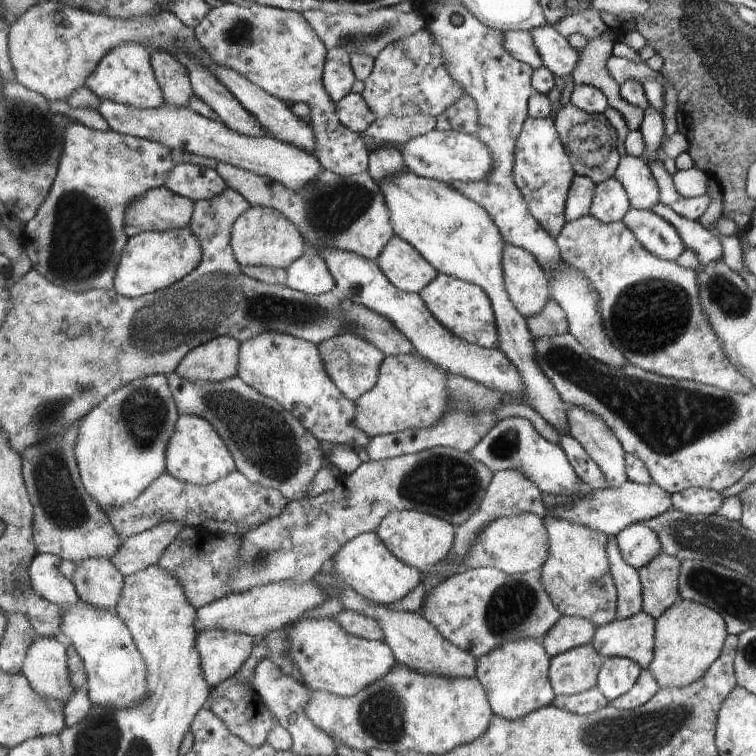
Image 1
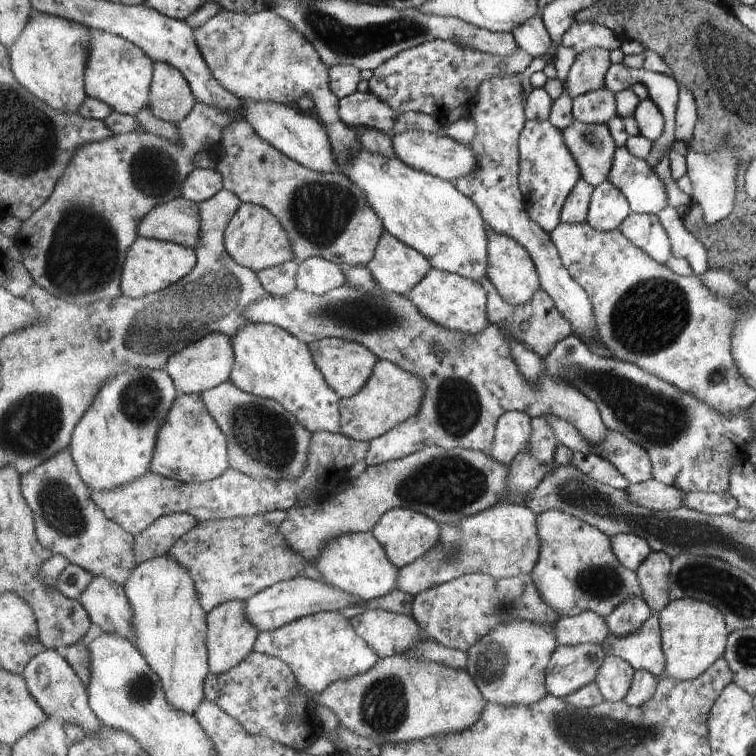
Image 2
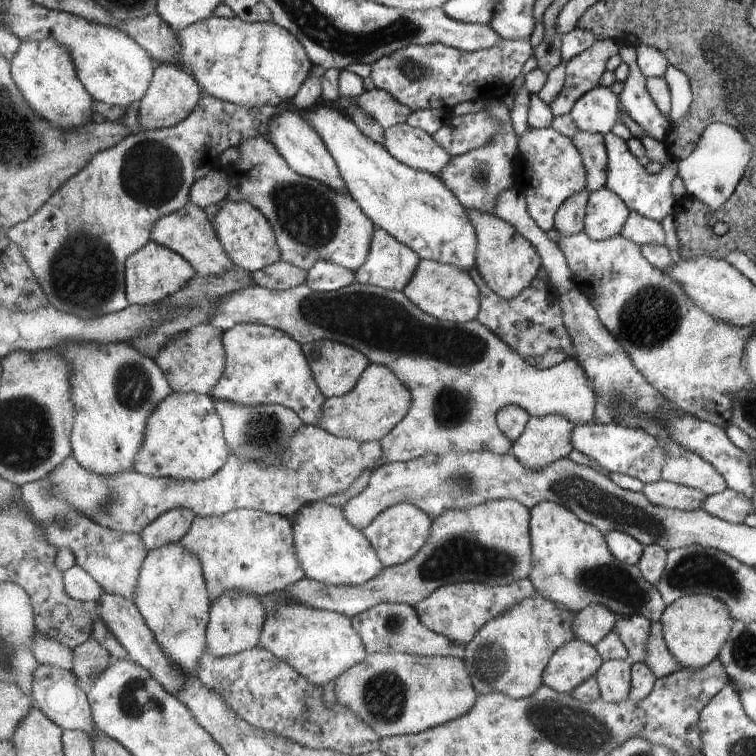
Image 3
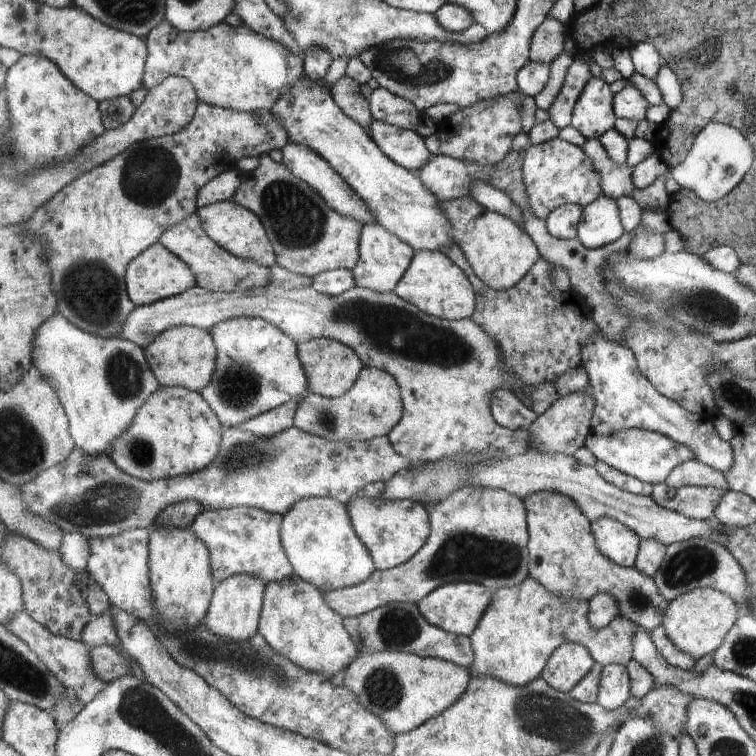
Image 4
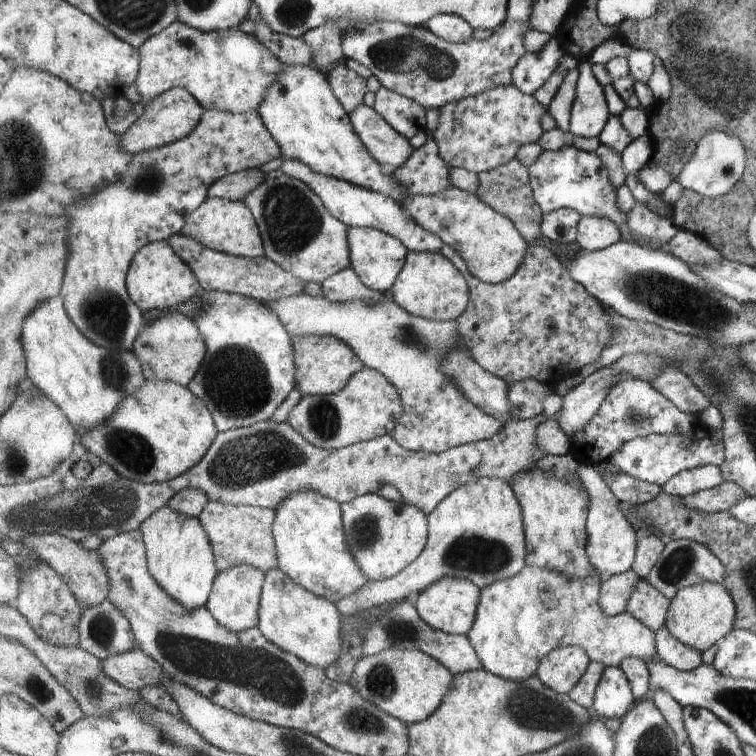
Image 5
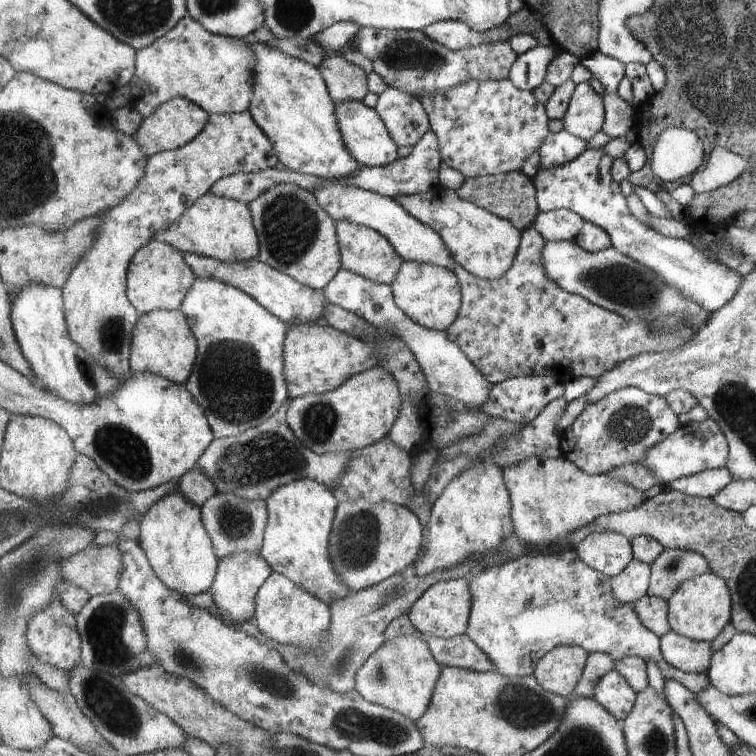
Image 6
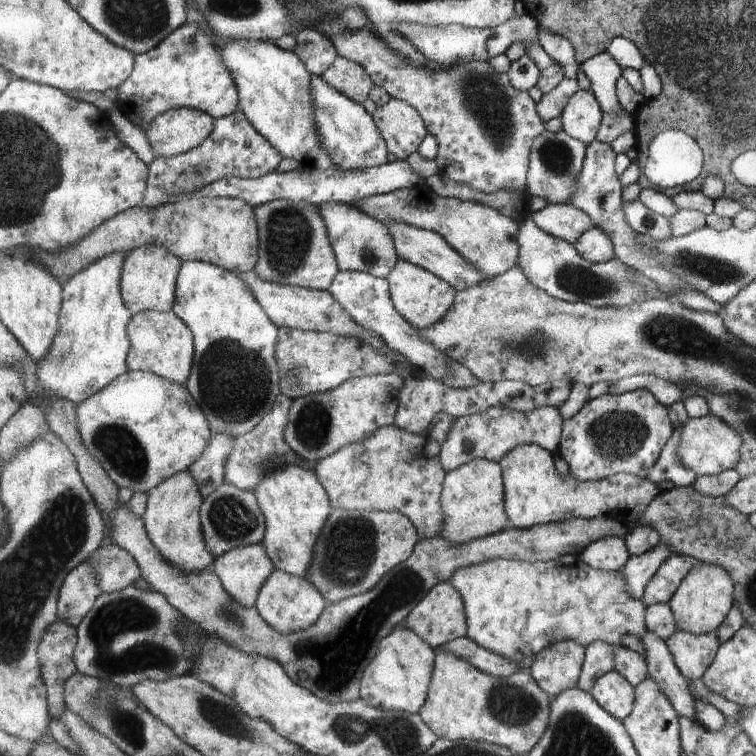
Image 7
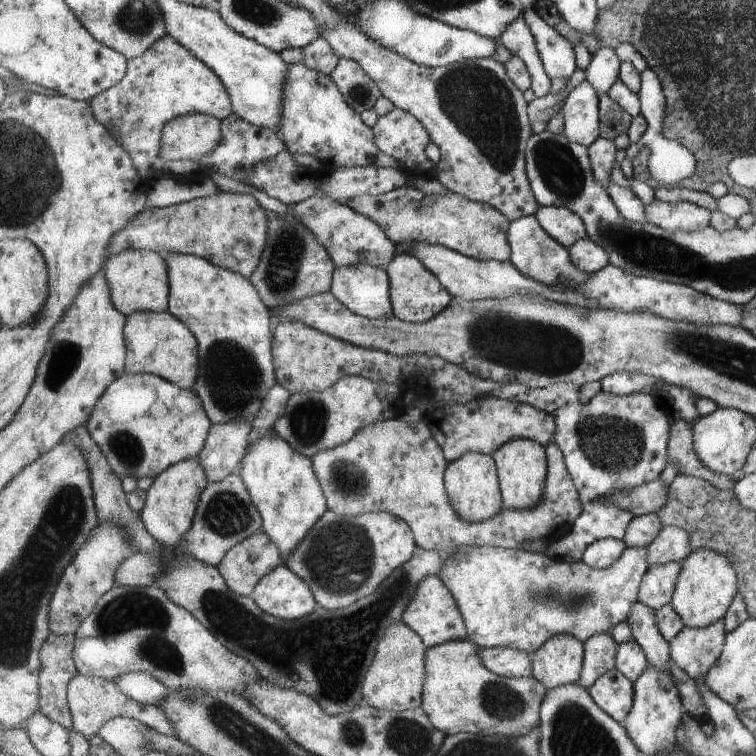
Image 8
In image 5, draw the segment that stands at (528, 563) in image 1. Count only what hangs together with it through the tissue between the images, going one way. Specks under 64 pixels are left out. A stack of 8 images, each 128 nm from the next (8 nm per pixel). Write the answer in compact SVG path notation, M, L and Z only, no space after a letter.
M481 477L454 490L428 514L429 538L417 560L396 577L368 582L363 589L336 602L345 617L393 601L405 601L447 577L469 579L479 588L514 577L527 564L524 518L512 484L502 478Z

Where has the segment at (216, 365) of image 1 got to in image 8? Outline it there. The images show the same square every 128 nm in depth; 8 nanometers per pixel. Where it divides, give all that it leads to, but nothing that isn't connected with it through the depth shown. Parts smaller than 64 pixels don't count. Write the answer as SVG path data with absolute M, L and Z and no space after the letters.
M169 310L163 312L136 312L127 317L124 333L126 345L128 346L126 354L127 373L153 373L161 375L181 388L193 390L200 376L200 346L196 335L192 333L192 330L189 330L189 327L184 322L181 322L181 319L178 319Z

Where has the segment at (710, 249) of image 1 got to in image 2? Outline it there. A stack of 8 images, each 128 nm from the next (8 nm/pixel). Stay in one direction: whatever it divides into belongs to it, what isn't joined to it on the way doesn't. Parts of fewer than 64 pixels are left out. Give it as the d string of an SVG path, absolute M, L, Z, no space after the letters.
M667 206L656 215L669 239L670 254L685 260L696 277L709 269L706 248L687 232L678 212L673 207Z

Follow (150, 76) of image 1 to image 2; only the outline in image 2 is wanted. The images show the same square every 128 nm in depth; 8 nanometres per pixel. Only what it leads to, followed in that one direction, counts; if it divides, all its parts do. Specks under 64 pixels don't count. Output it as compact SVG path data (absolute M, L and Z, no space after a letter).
M93 29L90 35L84 78L88 96L102 100L118 113L135 116L148 106L156 62L140 46L121 35L99 29Z

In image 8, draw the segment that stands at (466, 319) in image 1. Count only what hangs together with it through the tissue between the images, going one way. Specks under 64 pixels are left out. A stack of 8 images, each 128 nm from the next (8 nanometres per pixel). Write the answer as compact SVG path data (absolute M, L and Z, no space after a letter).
M397 254L386 270L390 276L390 299L394 314L405 322L422 323L431 320L447 309L453 300L454 296L441 284L437 275L415 255Z

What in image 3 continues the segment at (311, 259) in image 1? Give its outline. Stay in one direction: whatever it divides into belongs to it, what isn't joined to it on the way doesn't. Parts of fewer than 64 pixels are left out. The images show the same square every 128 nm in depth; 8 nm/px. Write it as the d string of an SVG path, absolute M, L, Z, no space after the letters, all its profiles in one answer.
M321 260L307 274L306 285L318 292L337 291L356 282L356 272L343 266Z

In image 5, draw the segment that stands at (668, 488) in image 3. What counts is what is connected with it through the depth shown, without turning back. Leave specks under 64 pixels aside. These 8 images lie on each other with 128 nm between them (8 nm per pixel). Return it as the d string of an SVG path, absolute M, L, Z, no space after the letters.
M723 481L712 489L696 492L681 498L686 507L706 513L729 511L746 494L734 482Z

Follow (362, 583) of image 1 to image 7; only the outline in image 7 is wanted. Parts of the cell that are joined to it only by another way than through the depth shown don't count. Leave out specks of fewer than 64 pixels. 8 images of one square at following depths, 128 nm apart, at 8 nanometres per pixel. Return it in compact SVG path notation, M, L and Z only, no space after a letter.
M299 463L283 465L265 474L254 488L254 493L266 516L263 544L276 568L308 580L315 543L334 510L332 499L315 469L308 469Z

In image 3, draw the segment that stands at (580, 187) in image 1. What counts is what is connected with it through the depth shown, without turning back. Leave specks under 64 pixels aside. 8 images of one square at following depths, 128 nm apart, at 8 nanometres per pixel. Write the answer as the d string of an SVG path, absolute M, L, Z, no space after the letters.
M585 188L583 192L573 194L573 197L561 206L555 218L555 229L560 234L571 236L583 232L590 196L591 190Z

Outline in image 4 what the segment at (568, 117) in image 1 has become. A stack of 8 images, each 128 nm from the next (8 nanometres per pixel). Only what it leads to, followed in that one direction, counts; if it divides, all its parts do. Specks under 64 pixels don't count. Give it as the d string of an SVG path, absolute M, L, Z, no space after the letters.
M599 139L587 140L582 150L593 160L593 168L601 176L604 195L619 199L623 194L631 194L635 190L629 180L631 170L627 166L615 164Z

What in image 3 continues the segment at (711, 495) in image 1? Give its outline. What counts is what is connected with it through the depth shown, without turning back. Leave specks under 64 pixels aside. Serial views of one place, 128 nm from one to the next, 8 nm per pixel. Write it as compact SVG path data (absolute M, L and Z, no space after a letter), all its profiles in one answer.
M730 489L712 496L705 495L701 510L718 520L729 522L729 524L743 523L743 518L747 514L752 514L750 500Z

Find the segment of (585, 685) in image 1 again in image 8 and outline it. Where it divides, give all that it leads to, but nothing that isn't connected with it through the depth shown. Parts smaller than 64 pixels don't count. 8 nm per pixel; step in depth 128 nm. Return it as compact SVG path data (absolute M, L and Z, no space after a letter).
M559 633L531 653L534 677L548 689L578 683L584 669L584 654L581 639Z

